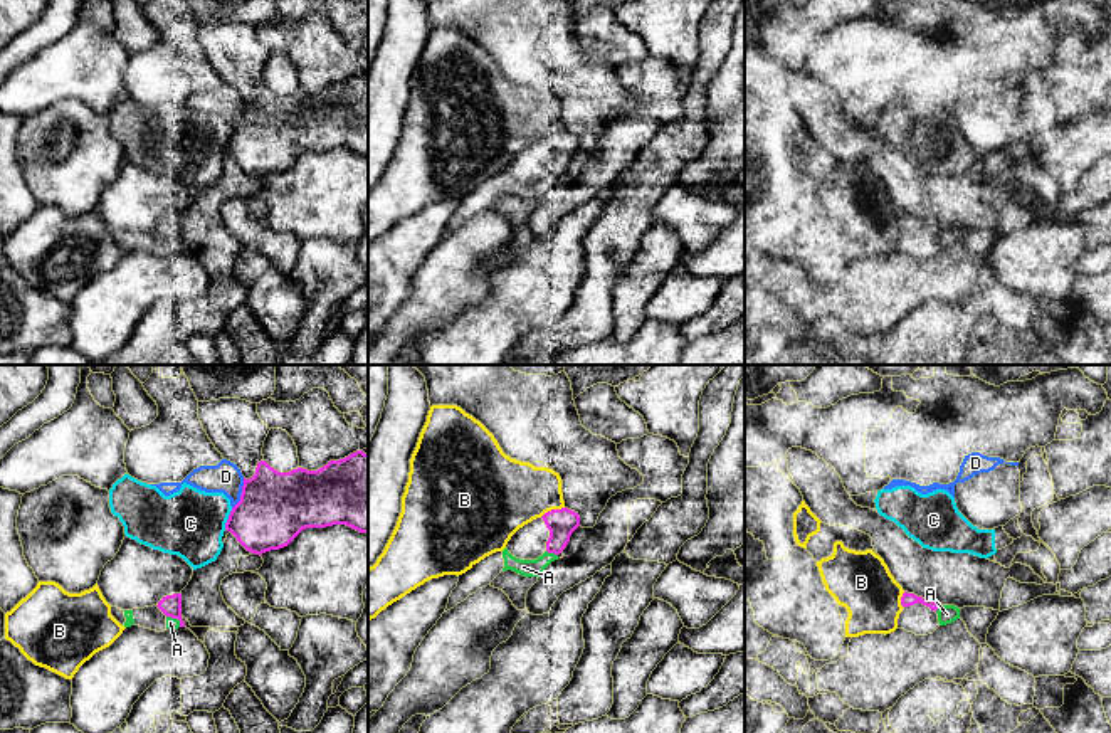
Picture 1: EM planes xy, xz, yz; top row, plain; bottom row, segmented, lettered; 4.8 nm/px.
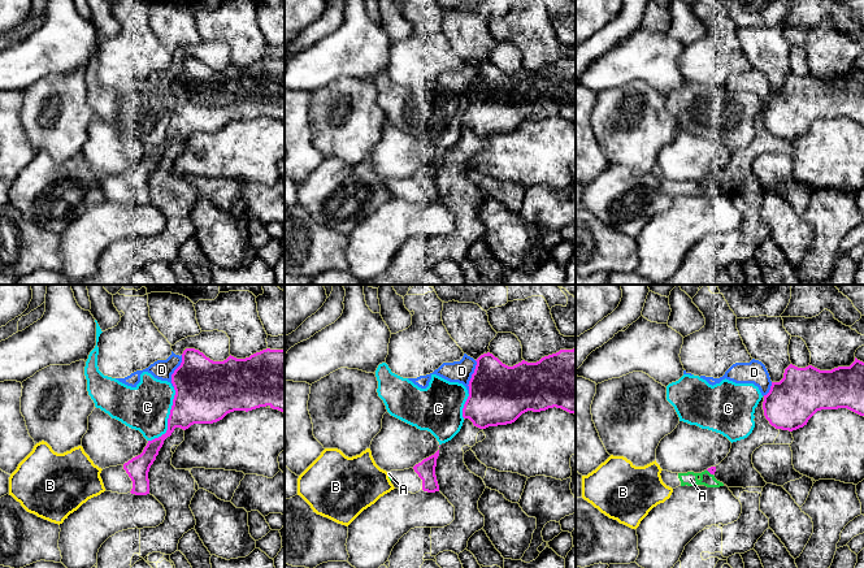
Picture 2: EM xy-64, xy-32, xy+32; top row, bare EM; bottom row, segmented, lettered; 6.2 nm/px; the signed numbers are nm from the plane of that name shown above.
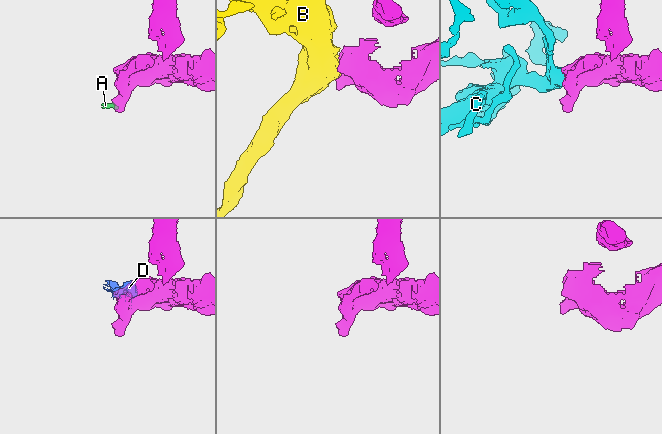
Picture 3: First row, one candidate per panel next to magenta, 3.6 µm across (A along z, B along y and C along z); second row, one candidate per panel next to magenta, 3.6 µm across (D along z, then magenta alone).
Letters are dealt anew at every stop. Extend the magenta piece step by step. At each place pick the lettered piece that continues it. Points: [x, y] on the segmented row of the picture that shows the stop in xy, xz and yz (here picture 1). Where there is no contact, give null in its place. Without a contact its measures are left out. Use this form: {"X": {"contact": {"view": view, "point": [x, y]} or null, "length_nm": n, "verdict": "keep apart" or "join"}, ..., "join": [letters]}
{"A": {"contact": {"view": "xz", "point": [552, 552]}, "length_nm": 60, "verdict": "join"}, "B": {"contact": {"view": "xz", "point": [552, 510]}, "length_nm": 130, "verdict": "keep apart"}, "C": {"contact": {"view": "xy", "point": [229, 518]}, "length_nm": 110, "verdict": "keep apart"}, "D": {"contact": {"view": "xy", "point": [242, 493]}, "length_nm": 160, "verdict": "keep apart"}, "join": ["A"]}

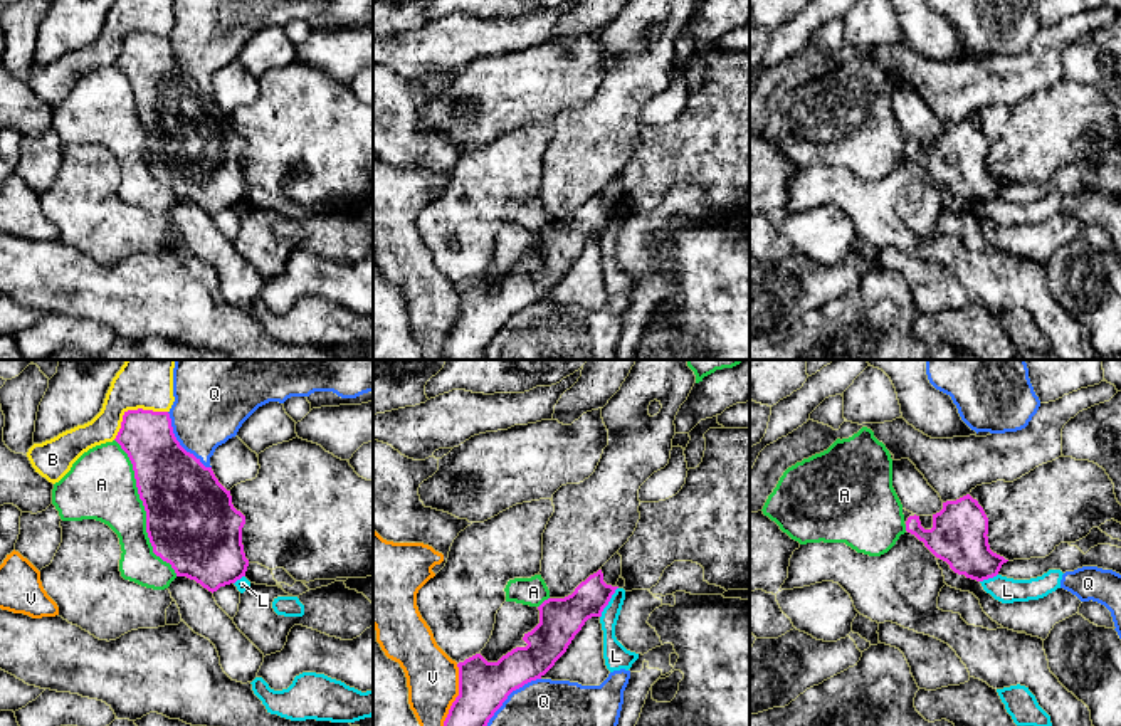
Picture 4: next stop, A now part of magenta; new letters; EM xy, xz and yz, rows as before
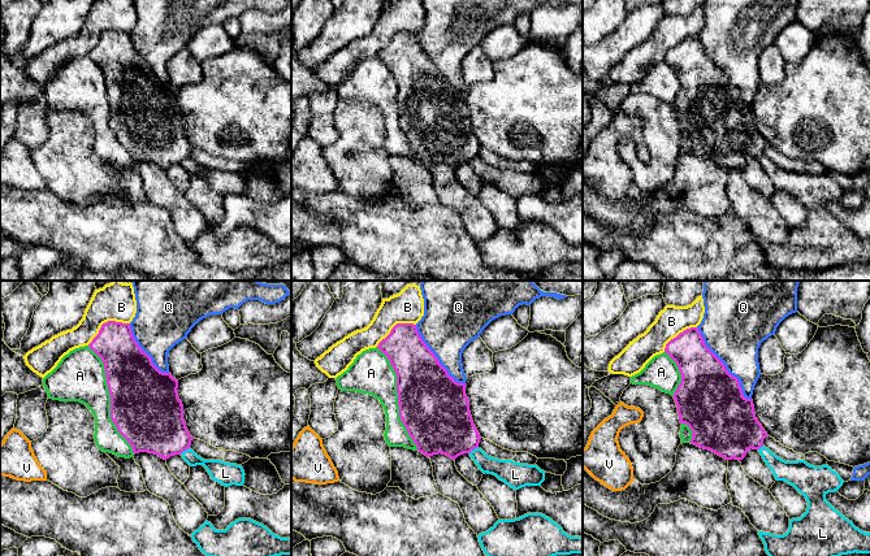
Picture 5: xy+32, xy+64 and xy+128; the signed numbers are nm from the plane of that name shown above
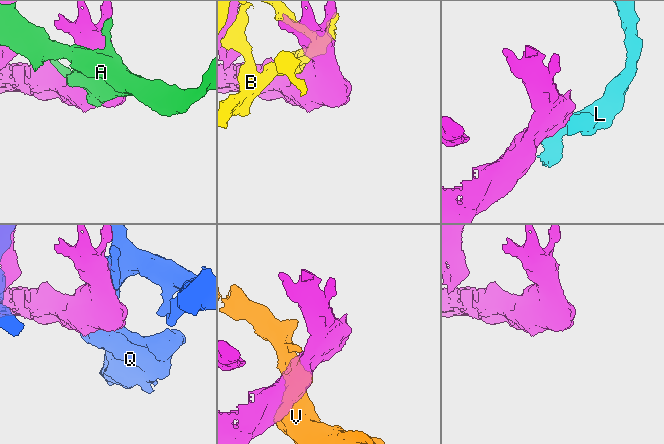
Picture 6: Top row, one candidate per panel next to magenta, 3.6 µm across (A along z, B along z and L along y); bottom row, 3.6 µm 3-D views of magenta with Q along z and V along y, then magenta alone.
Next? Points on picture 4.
{"A": {"contact": {"view": "xy", "point": [145, 510]}, "length_nm": 700, "verdict": "keep apart"}, "B": {"contact": {"view": "xy", "point": [133, 410]}, "length_nm": 300, "verdict": "keep apart"}, "L": {"contact": {"view": "xz", "point": [609, 600]}, "length_nm": 170, "verdict": "keep apart"}, "Q": {"contact": {"view": "xy", "point": [178, 444]}, "length_nm": 340, "verdict": "keep apart"}, "V": {"contact": {"view": "xz", "point": [459, 694]}, "length_nm": 300, "verdict": "keep apart"}, "join": []}

